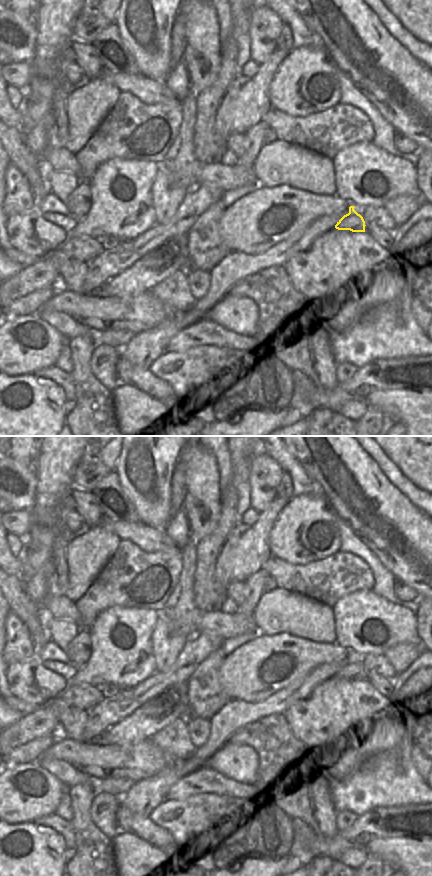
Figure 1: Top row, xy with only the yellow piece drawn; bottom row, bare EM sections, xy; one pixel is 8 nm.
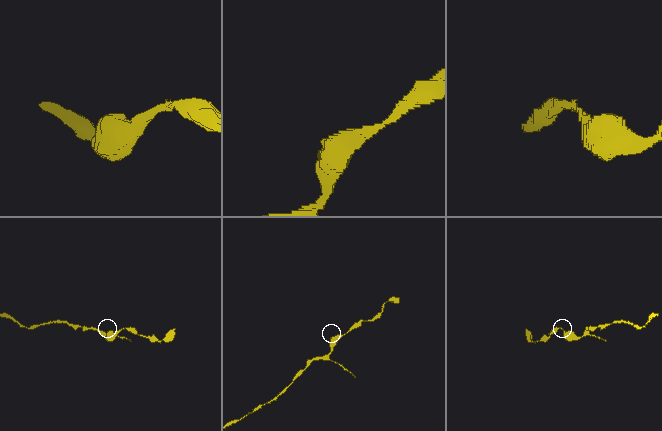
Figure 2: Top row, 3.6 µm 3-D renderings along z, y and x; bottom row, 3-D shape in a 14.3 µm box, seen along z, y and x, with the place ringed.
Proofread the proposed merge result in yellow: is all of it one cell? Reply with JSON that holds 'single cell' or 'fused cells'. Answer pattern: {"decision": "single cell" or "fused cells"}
{"decision": "single cell"}

